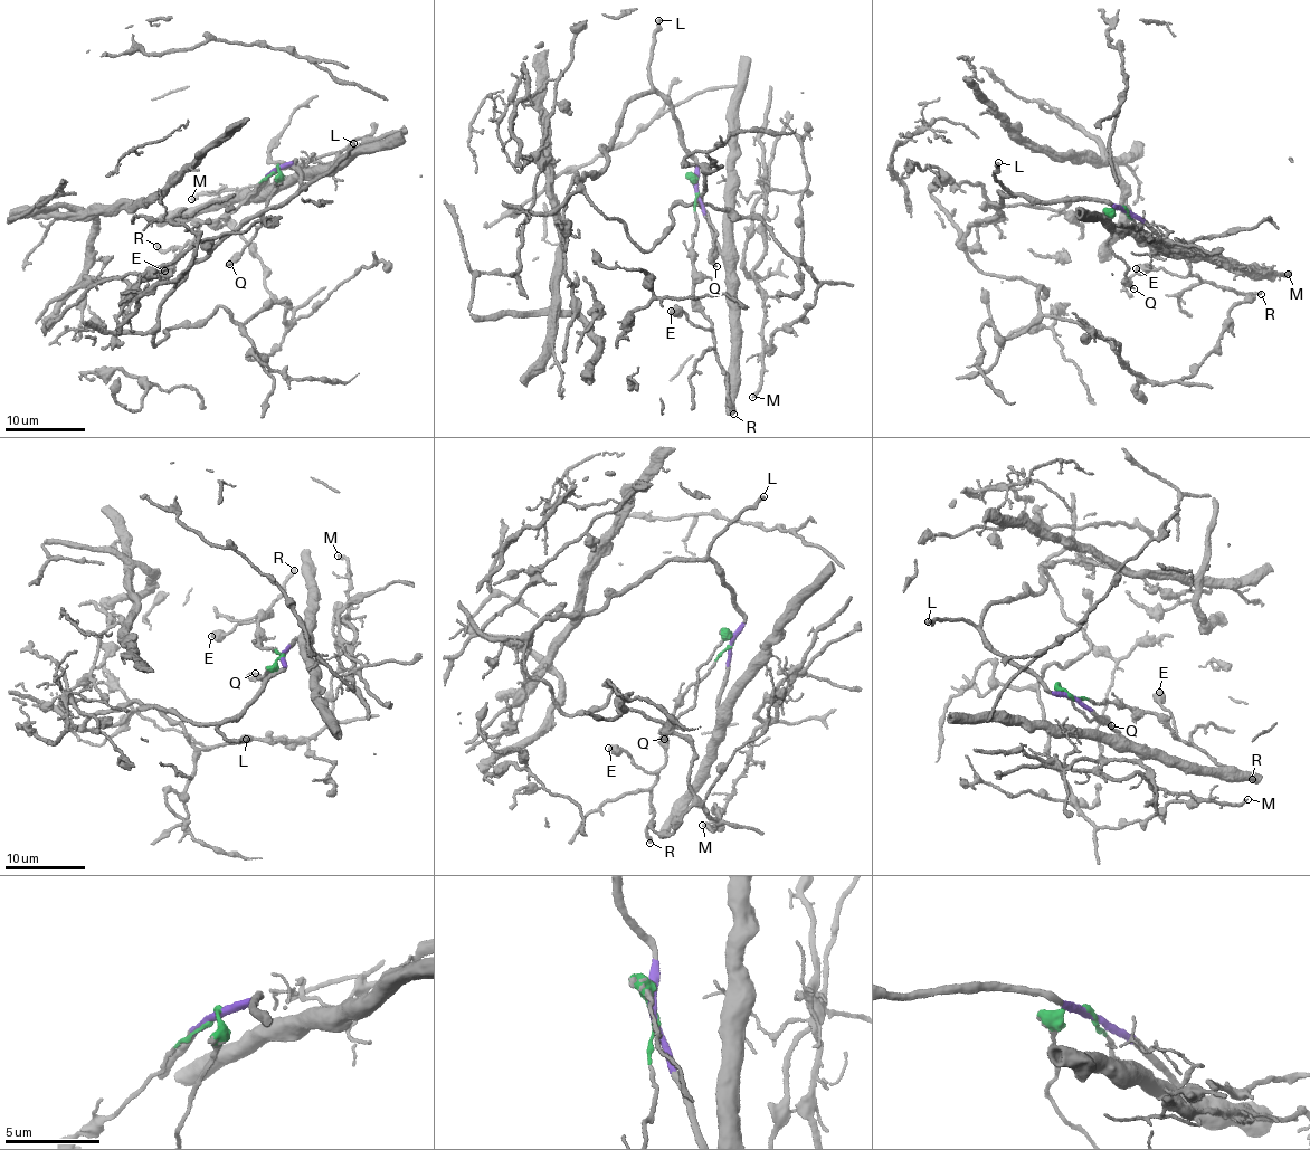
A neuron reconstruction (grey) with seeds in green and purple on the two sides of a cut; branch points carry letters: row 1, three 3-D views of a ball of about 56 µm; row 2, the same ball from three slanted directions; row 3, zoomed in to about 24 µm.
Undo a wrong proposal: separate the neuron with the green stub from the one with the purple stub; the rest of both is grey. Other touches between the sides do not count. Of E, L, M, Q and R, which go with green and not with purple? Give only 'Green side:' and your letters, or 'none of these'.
Green side: E, Q, R

